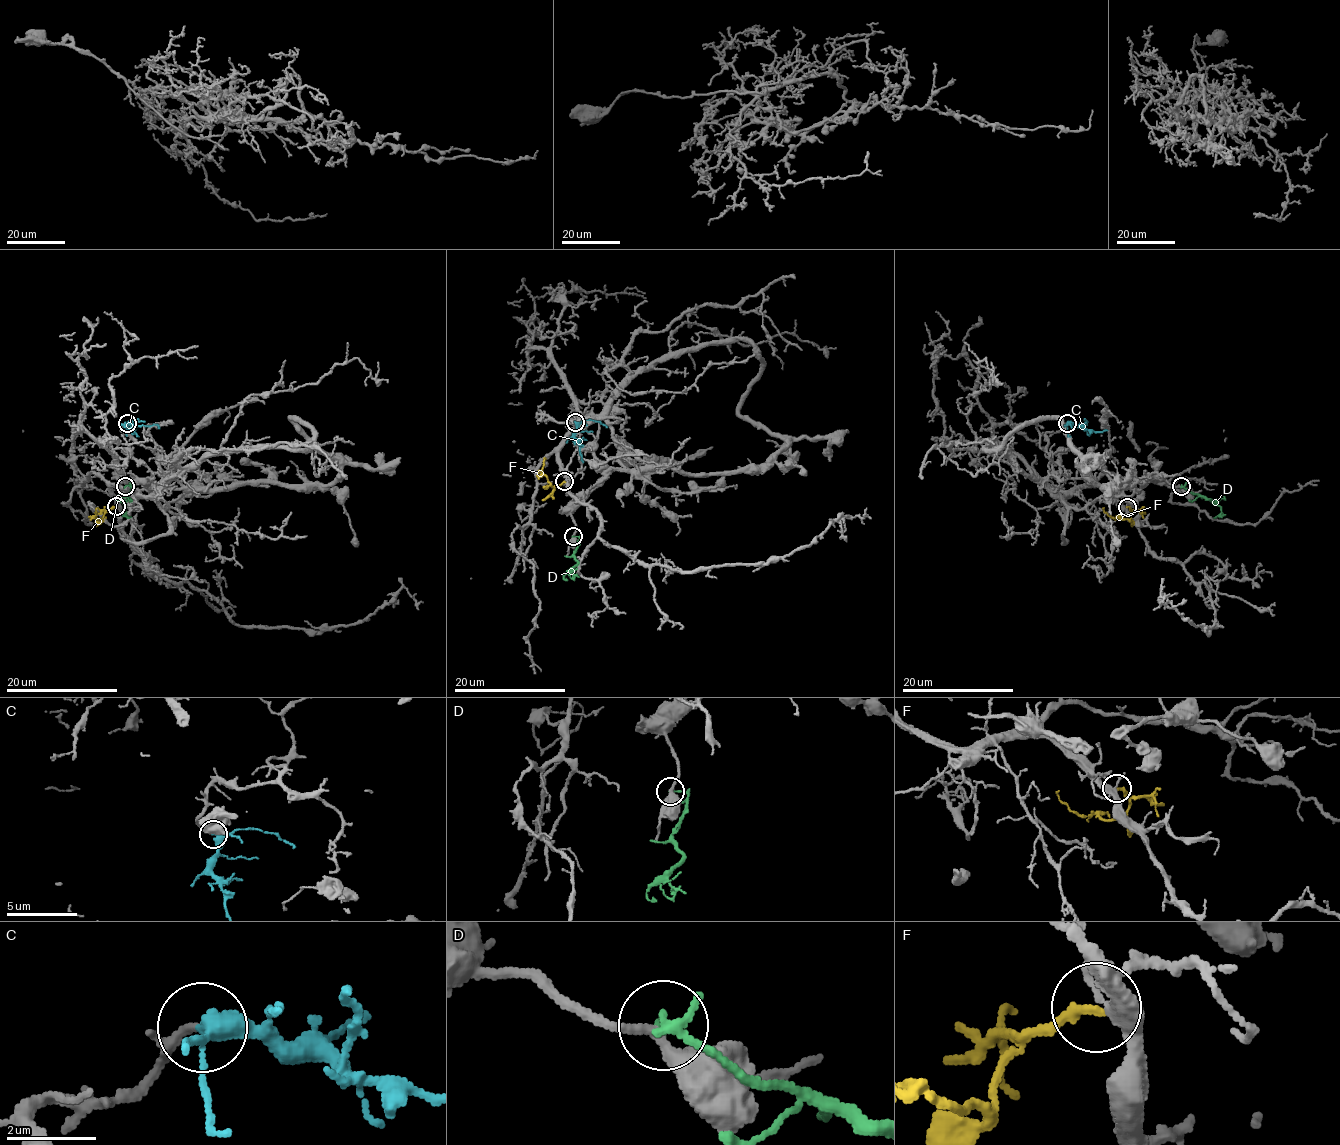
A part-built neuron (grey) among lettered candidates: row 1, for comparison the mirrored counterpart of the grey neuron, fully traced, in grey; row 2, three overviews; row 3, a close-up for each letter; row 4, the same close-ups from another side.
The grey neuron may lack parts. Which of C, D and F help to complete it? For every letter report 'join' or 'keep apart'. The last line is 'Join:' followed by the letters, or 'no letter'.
C: join
D: keep apart
F: join
Join: C, F

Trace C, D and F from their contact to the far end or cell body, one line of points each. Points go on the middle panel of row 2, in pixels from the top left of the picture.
C: (574, 422), (574, 437), (578, 442), (583, 462)
D: (573, 536), (578, 537), (574, 551), (577, 565), (573, 576), (577, 568)
F: (563, 482), (552, 486), (542, 472), (545, 458)

